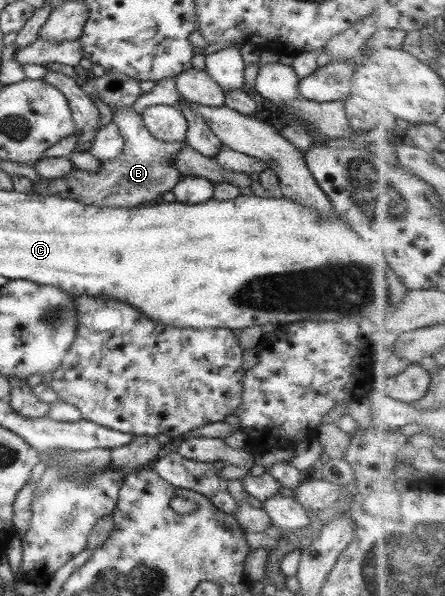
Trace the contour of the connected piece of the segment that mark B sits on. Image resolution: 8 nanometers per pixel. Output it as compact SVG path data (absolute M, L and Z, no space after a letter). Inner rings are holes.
M130 107L111 110L115 123L119 130L119 136L123 140L121 155L113 160L99 161L97 172L73 169L59 178L39 182L32 182L33 194L56 195L63 199L74 199L83 205L95 207L137 207L137 204L147 204L159 198L165 192L170 192L179 182L179 172L175 170L171 157L185 147L185 142L159 142L149 135L142 118L135 114Z

